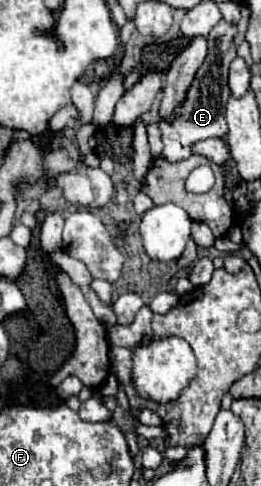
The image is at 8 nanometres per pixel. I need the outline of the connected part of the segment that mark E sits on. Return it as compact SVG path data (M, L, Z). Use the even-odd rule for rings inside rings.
M221 20L211 34L207 36L207 44L209 44L209 52L207 58L203 62L203 66L199 68L189 92L187 92L187 100L181 108L177 108L175 114L175 122L167 124L167 122L159 122L161 134L163 134L163 158L167 158L169 162L177 162L177 160L185 160L189 158L191 152L191 144L197 140L205 140L205 138L223 138L227 134L227 122L225 122L225 104L227 98L231 94L229 84L227 84L227 76L229 76L229 64L231 60L237 56L237 48L235 48L235 38L237 34L237 24Z

